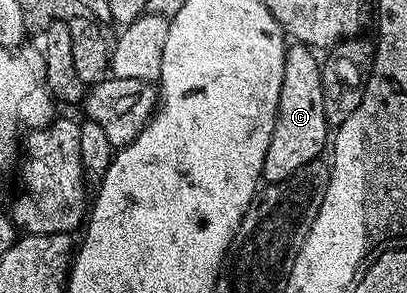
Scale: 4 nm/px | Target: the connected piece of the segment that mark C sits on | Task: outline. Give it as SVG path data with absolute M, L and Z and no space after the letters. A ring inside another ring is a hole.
M288 44L285 55L285 79L281 79L281 99L277 103L277 115L273 135L269 139L269 151L265 155L262 180L267 183L289 179L305 168L310 161L320 160L319 153L328 148L329 119L325 115L323 98L323 67L316 50L309 45Z

